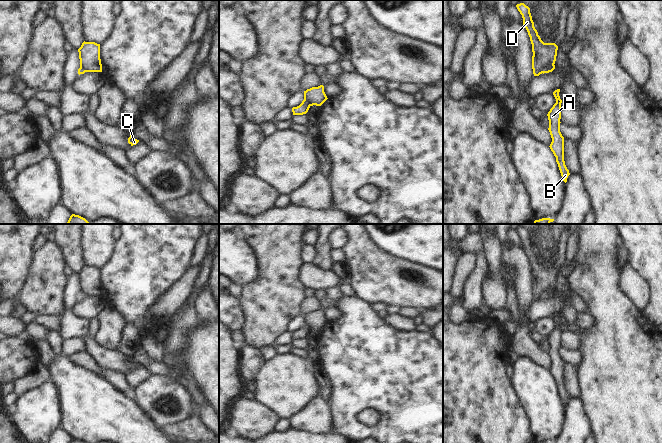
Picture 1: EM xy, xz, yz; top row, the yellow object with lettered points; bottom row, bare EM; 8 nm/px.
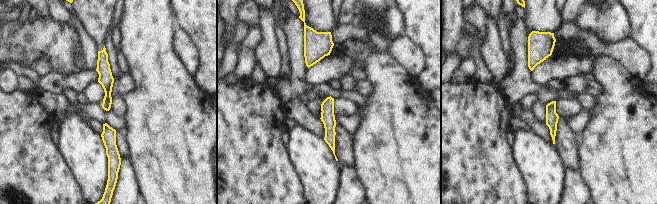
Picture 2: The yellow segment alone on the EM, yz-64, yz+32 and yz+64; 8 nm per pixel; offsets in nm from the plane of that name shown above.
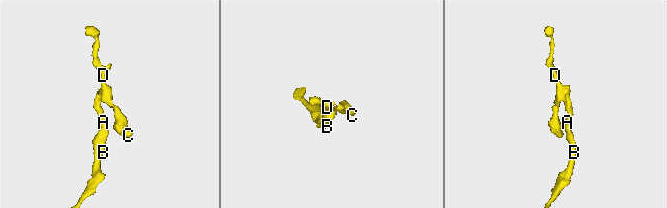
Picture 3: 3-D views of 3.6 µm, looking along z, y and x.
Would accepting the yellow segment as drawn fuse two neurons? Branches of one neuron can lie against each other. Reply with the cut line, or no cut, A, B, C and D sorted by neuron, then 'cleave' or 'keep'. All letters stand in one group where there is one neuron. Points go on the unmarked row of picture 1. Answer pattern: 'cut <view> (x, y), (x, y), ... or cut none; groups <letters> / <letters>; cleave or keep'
cut yz (553, 288), (548, 288), (541, 296); groups A B / C D; cleave

